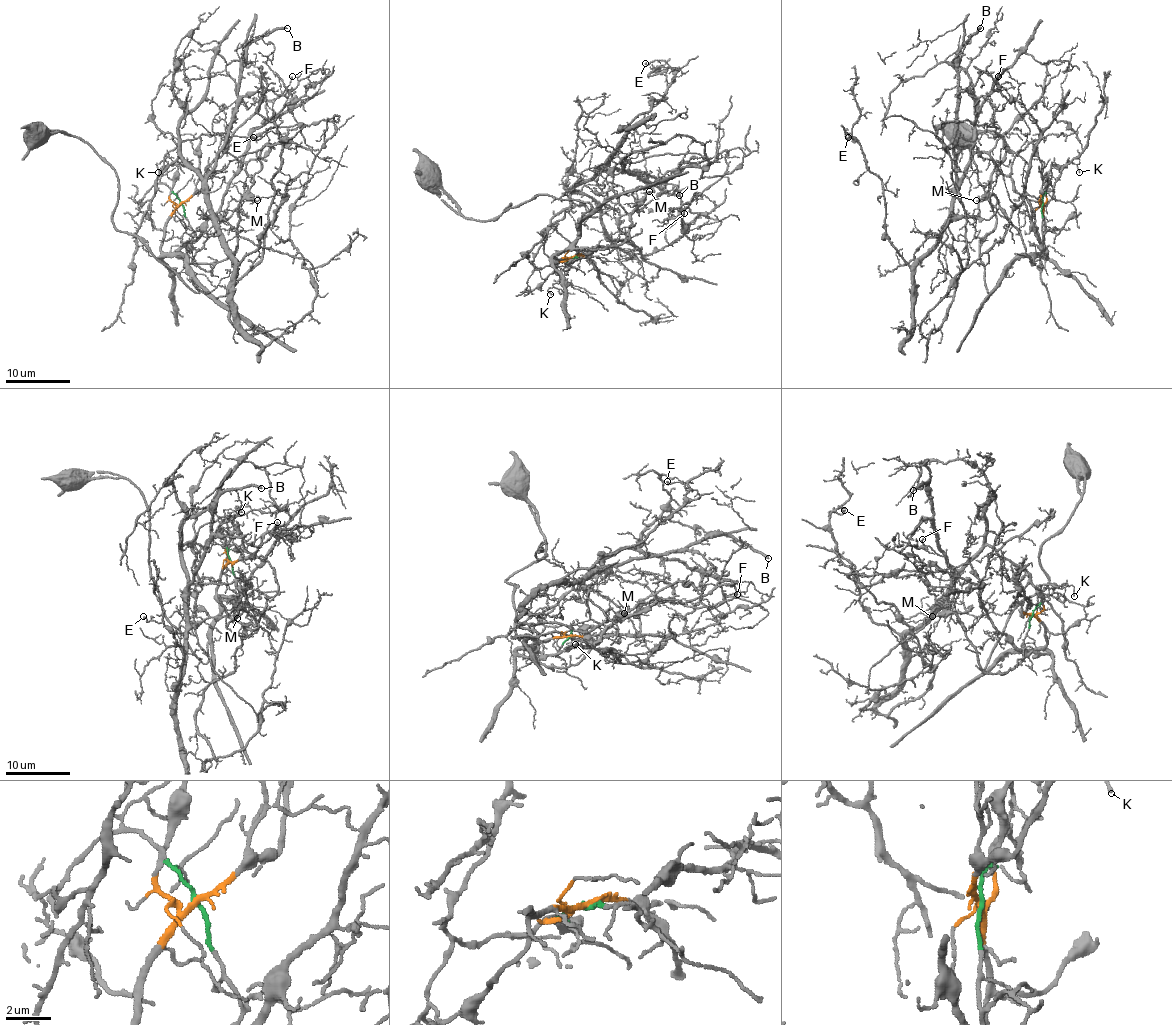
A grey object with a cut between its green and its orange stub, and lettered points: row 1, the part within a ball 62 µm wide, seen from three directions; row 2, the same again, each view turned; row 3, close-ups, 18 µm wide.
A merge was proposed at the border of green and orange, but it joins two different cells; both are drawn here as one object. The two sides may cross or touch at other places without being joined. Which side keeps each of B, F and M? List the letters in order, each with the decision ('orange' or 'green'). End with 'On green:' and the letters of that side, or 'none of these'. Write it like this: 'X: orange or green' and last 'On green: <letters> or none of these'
B: green
F: green
M: orange
On green: B, F

